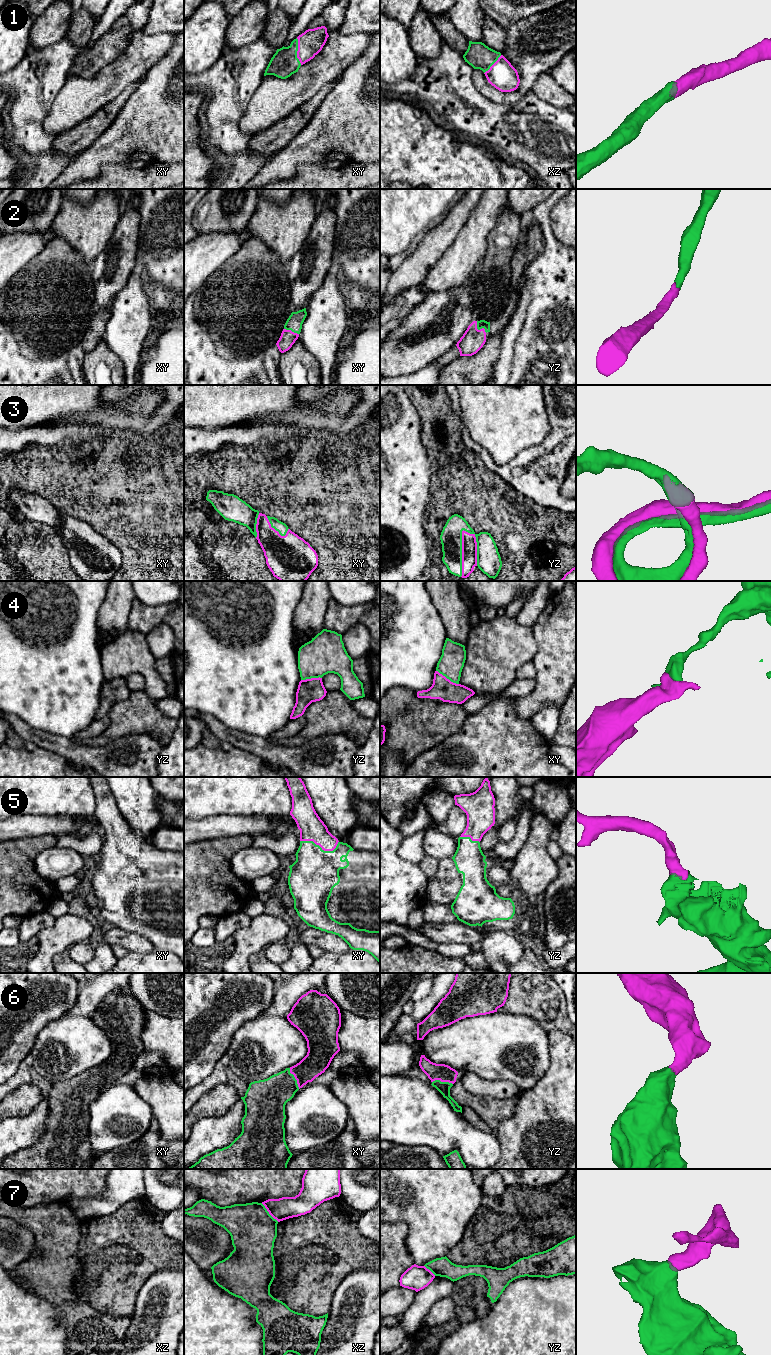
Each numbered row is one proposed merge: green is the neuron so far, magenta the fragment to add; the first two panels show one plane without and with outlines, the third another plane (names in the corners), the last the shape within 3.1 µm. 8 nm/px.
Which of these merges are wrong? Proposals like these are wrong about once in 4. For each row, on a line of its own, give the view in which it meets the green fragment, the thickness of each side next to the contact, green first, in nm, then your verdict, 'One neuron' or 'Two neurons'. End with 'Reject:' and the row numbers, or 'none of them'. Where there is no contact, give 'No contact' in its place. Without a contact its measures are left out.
1: Touches green in xy. Thickness 220 nm (green) against 200 nm. One neuron
2: Touches green in yz. Thickness 70 nm (green) against 180 nm. One neuron
3: Touches green in yz. Thickness 190 nm (green) against 130 nm. One neuron
4: Touches green in xy. Thickness 200 nm (green) against 180 nm. Two neurons
5: Touches green in xy. Thickness 380 nm (green) against 200 nm. One neuron
6: Touches green in xy. Thickness 280 nm (green) against 200 nm. One neuron
7: Touches green in xz. Thickness 380 nm (green) against 180 nm. Two neurons
Reject: 4, 7

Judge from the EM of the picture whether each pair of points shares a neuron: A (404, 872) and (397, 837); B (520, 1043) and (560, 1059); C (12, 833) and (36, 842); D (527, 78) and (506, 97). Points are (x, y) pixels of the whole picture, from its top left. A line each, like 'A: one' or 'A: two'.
A: one
B: two
C: two
D: one

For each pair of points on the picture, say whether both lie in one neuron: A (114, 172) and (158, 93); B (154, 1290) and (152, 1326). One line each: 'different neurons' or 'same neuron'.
A: different neurons
B: same neuron

